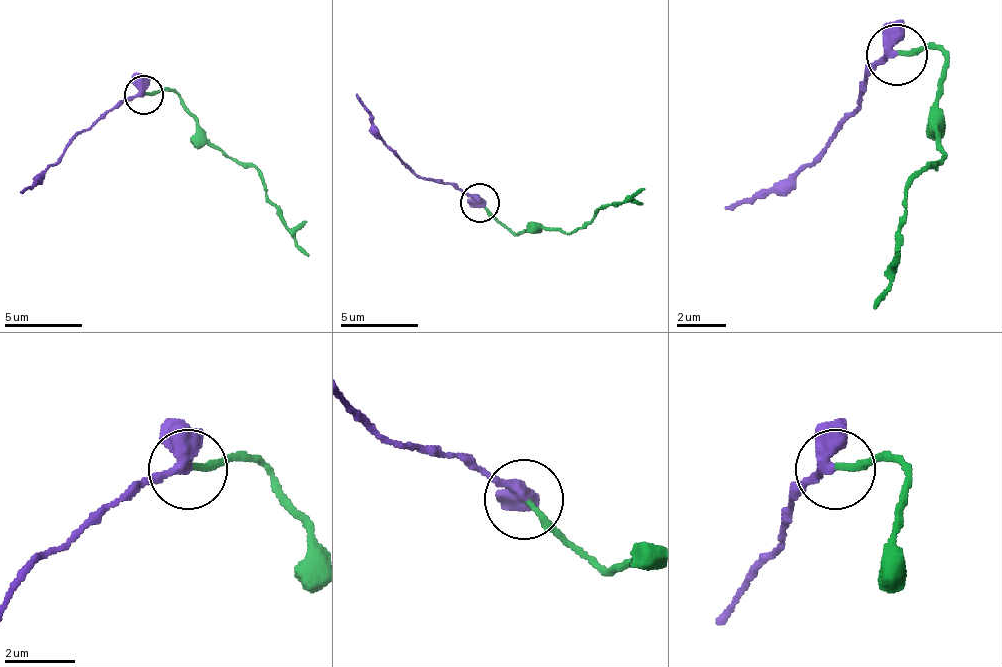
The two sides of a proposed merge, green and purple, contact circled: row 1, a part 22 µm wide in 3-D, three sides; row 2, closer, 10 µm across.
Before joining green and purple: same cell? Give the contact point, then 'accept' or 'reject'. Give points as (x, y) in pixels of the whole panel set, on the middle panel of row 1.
at (479, 202); accept

